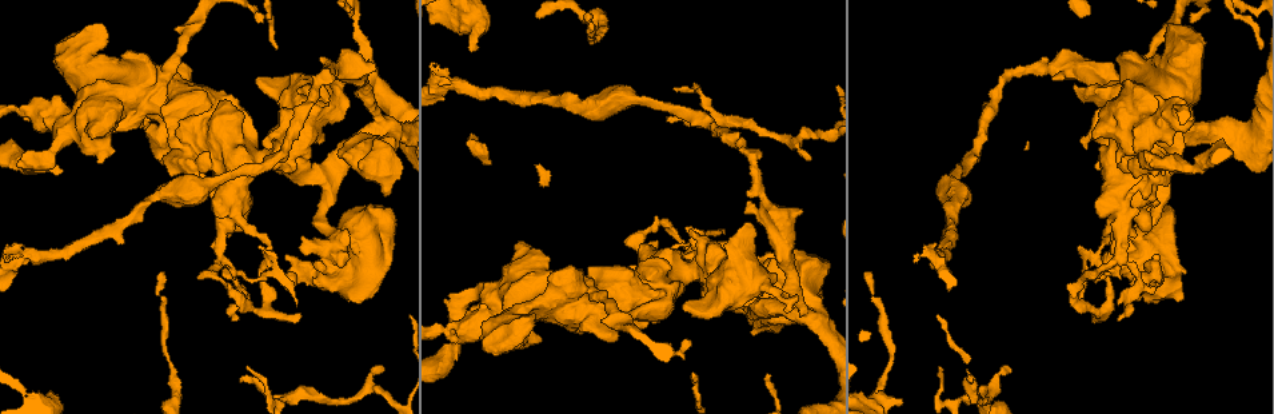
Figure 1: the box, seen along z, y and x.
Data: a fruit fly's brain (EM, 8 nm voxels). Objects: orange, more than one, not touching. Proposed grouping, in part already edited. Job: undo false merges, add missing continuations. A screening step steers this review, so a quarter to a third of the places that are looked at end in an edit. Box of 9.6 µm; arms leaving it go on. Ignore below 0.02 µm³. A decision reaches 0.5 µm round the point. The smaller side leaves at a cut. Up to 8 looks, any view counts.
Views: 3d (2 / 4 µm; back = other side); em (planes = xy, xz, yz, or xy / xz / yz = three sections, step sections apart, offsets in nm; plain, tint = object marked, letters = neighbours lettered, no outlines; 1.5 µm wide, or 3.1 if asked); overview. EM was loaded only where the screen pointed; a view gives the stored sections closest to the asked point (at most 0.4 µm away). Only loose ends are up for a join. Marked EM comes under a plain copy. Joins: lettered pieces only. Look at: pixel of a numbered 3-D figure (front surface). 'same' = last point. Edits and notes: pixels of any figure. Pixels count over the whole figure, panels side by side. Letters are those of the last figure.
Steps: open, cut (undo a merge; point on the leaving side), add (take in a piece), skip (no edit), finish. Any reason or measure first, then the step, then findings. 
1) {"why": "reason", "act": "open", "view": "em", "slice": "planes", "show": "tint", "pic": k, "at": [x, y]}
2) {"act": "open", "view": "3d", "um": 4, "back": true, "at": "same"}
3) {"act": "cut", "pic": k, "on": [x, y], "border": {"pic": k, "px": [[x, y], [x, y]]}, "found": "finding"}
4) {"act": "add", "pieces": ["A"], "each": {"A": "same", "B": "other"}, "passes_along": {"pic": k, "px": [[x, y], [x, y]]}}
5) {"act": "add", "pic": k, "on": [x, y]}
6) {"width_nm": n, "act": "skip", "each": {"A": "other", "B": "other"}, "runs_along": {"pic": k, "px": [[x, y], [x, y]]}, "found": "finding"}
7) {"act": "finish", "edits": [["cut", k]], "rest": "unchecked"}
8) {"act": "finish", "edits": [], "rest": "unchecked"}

{"why": "sharp bend", "act": "open", "view": "3d", "um": 4, "pic": 1, "at": [336, 239]}

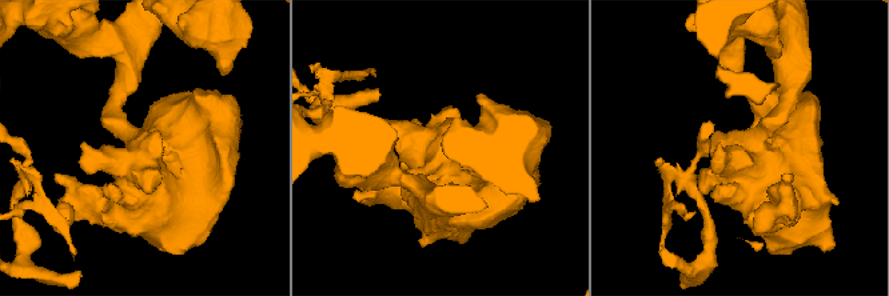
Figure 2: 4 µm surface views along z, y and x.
{"why": "need the tissue", "act": "open", "view": "em", "slice": "planes", "show": "letters", "pic": 2, "at": [138, 146]}

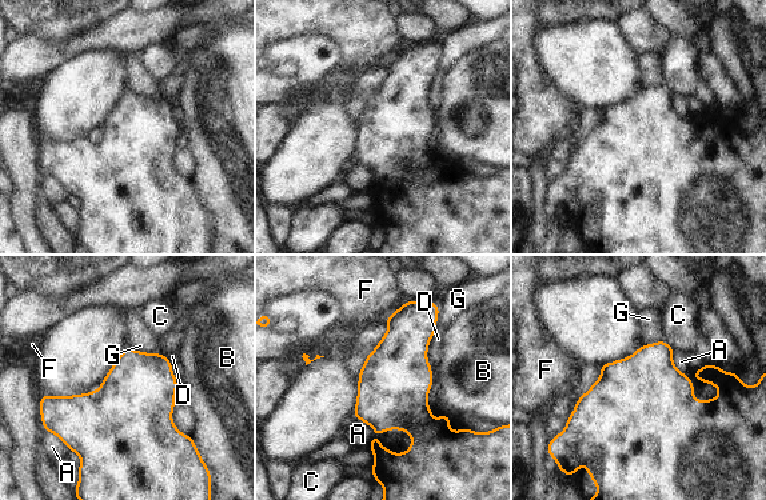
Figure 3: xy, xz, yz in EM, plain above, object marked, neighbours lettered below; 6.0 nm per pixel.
{"width_nm": 420, "longest_contact_nm": ["G", 200], "act": "skip", "each": {"A": "other", "B": "other", "C": "other", "D": "other", "F": "other", "G": "other"}, "found": "continuous, no second cell"}

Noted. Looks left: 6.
{"why": "abrupt turn", "act": "open", "view": "3d", "um": 2, "back": true, "pic": 1, "at": [986, 390]}

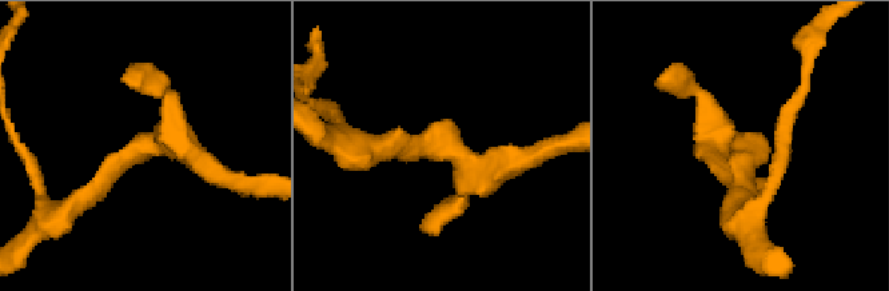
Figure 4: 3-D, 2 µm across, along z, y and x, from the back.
{"why": "now the EM", "act": "open", "view": "em", "slice": "xy", "step": 4, "show": "tint", "pic": 4, "at": [442, 142]}

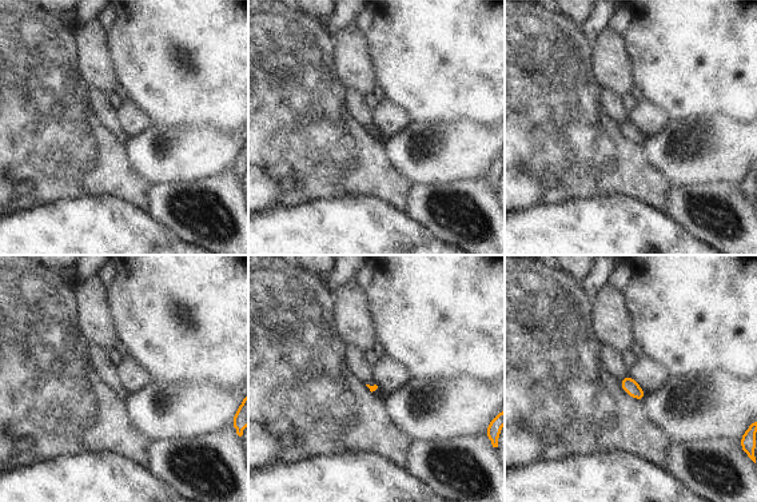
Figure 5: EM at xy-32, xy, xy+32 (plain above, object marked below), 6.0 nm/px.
{"act": "open", "view": "em", "slice": "planes", "show": "letters", "at": "same"}

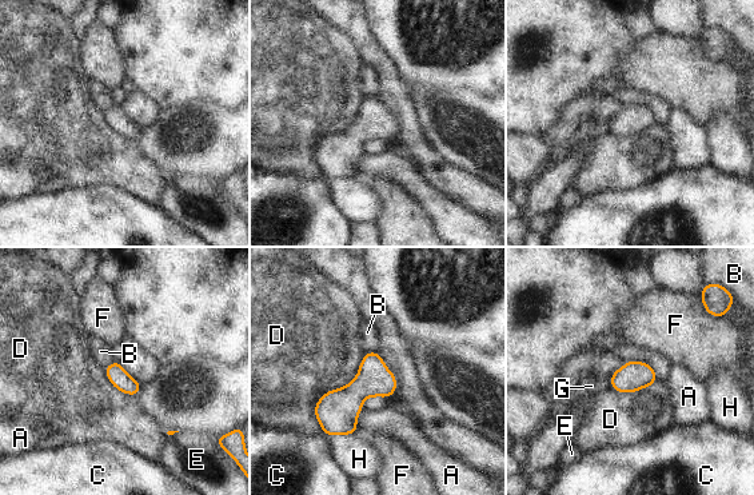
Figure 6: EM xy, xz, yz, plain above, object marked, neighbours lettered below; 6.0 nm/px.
{"width_nm": 120, "act": "skip", "each": {"A": "other", "B": "other", "C": "other", "D": "other", "E": "other", "F": "other", "G": "other", "H": "other"}, "border": {"pic": 6, "px": [[364, 355], [315, 404], [323, 434]]}, "found": "one cell here"}

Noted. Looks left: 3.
{"why": "tapers out", "act": "open", "view": "em", "slice": "planes", "show": "letters", "pic": 1, "at": [1152, 293]}

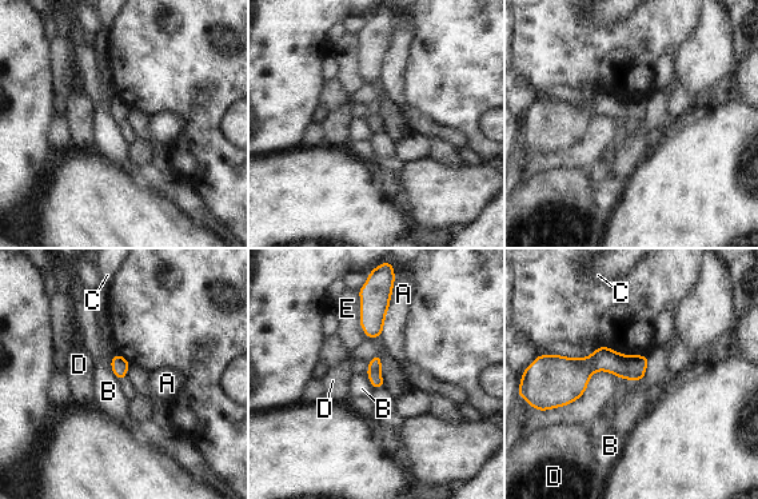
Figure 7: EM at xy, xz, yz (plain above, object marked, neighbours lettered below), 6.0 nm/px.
{"width_nm": 80, "longest_contact_nm": ["A", 320], "act": "skip", "each": {"A": "other", "B": "other", "C": "other", "D": "other", "E": "other"}, "found": "none of them fits"}

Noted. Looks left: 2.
{"act": "finish", "edits": [], "rest": "unchecked"}

